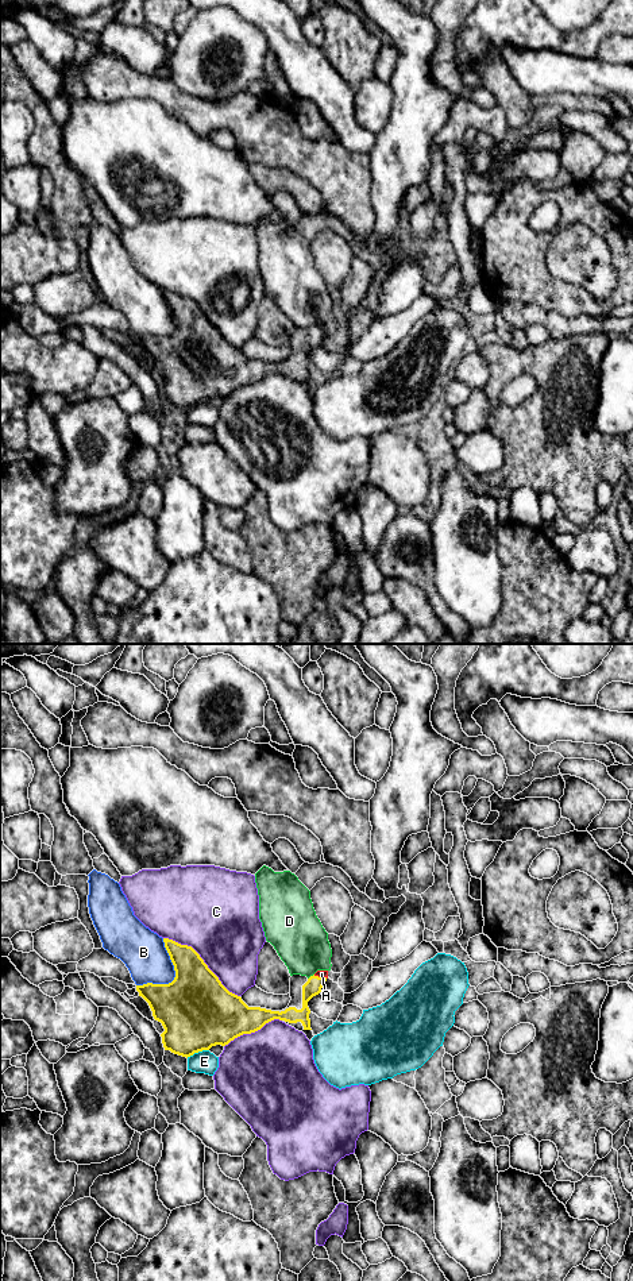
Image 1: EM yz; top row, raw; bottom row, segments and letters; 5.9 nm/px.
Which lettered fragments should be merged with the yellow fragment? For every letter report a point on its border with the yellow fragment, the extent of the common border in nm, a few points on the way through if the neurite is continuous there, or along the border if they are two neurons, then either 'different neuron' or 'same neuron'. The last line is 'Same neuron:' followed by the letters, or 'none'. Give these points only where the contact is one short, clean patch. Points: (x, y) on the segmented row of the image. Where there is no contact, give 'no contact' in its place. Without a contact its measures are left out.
A: contact yz (320, 977); length 90 nm; way yz (312, 987), (320, 977), (321, 973); same neuron
B: contact yz (174, 977); length 340 nm; different neuron
C: contact yz (203, 960); length 600 nm; different neuron
D: contact yz (311, 976); length 50 nm; different neuron
E: contact yz (197, 1052); length 140 nm; different neuron
Same neuron: A

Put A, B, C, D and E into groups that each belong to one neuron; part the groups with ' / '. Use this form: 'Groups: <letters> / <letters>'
Groups: A / B / C / D / E

